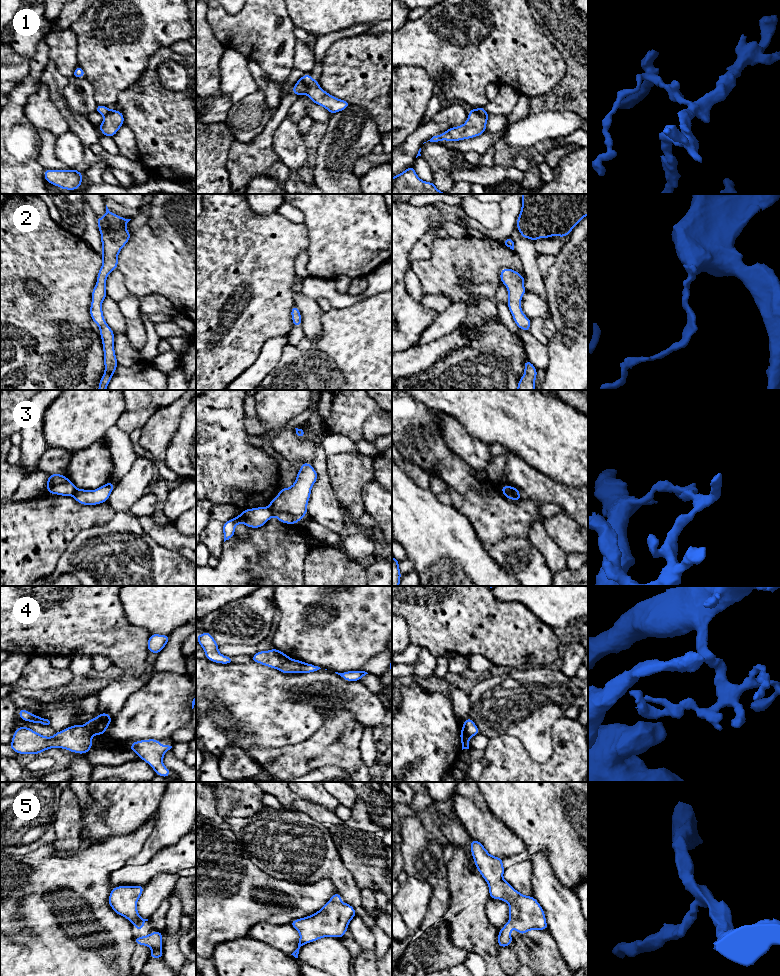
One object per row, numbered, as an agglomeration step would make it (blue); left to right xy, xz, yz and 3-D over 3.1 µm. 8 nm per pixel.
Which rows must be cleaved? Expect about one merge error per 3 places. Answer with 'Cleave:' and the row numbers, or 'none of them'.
Cleave: 1, 3, 4

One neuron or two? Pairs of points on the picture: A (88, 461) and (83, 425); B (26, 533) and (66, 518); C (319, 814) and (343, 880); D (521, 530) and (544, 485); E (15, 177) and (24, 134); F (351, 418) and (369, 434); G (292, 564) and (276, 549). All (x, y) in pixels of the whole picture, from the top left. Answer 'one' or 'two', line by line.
A: two
B: one
C: two
D: two
E: one
F: two
G: one

